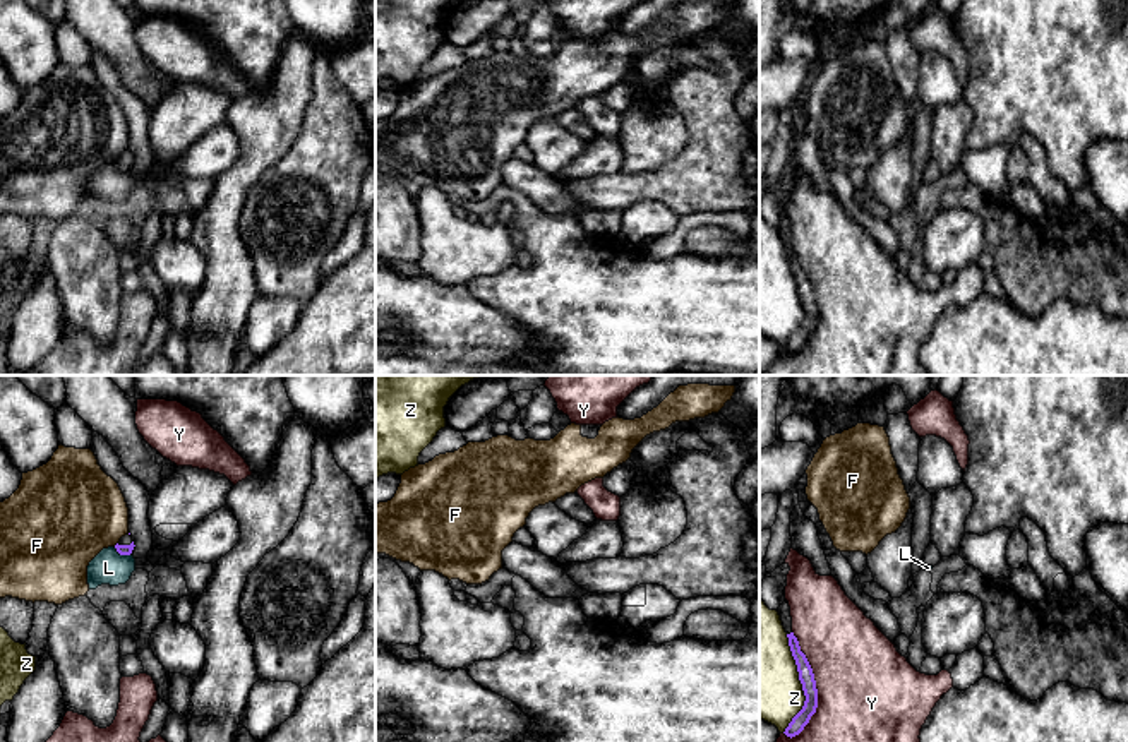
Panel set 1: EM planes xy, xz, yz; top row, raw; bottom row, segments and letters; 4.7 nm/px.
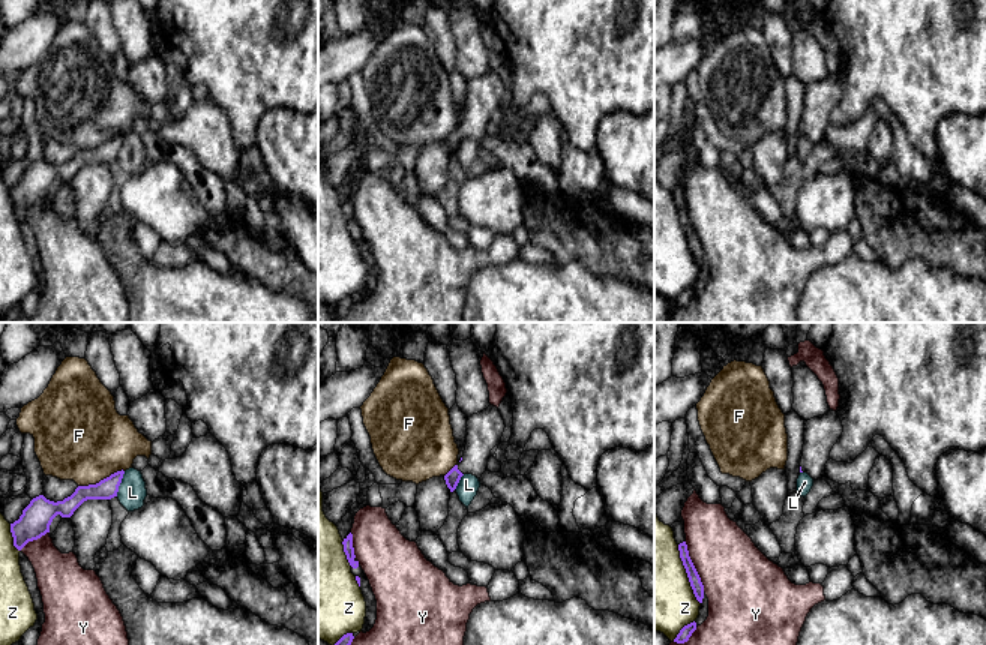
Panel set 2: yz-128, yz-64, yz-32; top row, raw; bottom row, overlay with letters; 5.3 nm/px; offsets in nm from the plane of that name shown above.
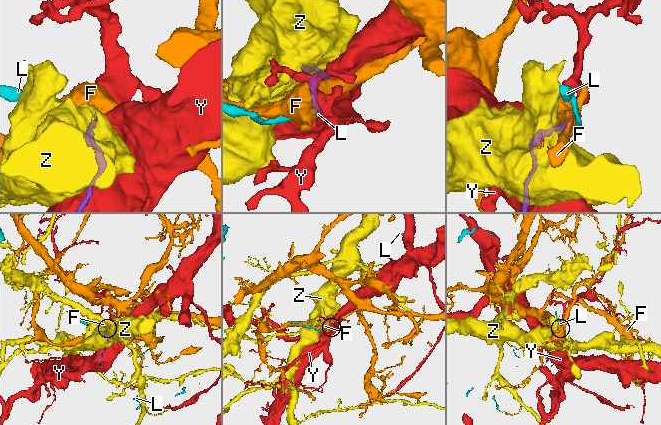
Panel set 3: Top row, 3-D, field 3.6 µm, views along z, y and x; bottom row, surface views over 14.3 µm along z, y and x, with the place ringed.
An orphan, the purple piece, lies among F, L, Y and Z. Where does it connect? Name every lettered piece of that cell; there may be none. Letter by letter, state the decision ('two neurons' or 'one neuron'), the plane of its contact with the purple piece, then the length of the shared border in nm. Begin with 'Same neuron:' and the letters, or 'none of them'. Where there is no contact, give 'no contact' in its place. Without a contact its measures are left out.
Same neuron: none of them
F: two neurons; no contact
L: two neurons; contact in xy; length 90 nm
Y: two neurons; contact in yz; length 500 nm
Z: two neurons; contact in yz; length 460 nm

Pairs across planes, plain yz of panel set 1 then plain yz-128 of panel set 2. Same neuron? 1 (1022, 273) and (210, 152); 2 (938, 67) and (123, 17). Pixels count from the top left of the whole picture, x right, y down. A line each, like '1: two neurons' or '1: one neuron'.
1: two neurons
2: one neuron

